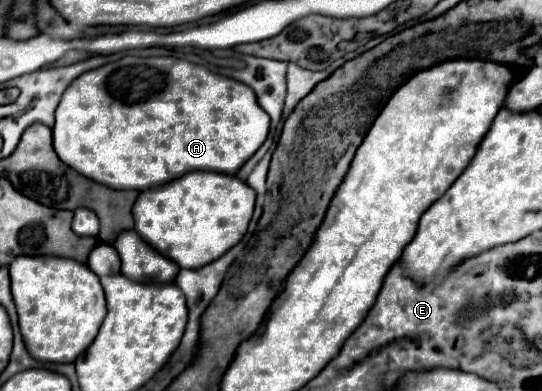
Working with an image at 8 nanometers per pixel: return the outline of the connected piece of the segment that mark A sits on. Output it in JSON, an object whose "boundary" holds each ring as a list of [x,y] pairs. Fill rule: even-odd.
{"boundary":[[[124,56],[118,62],[78,76],[66,88],[56,108],[52,140],[60,160],[82,176],[116,190],[146,190],[192,170],[236,174],[238,168],[262,146],[268,128],[270,116],[260,108],[256,94],[246,84],[174,56]]]}

